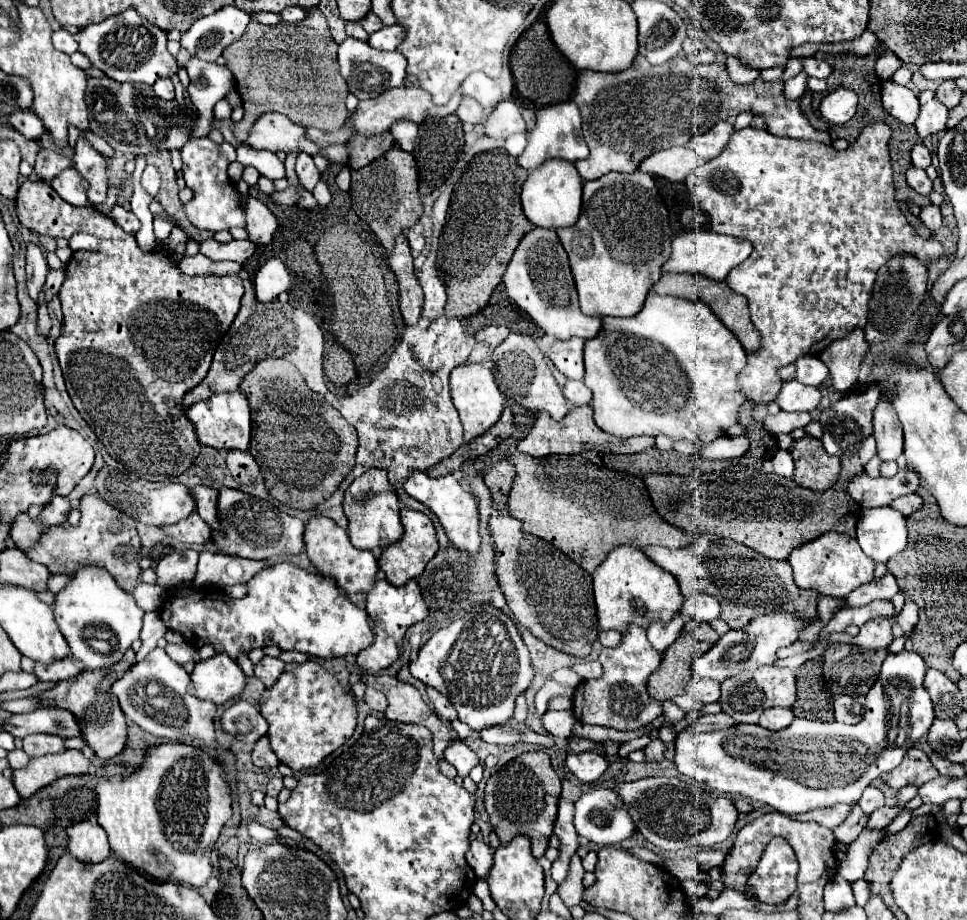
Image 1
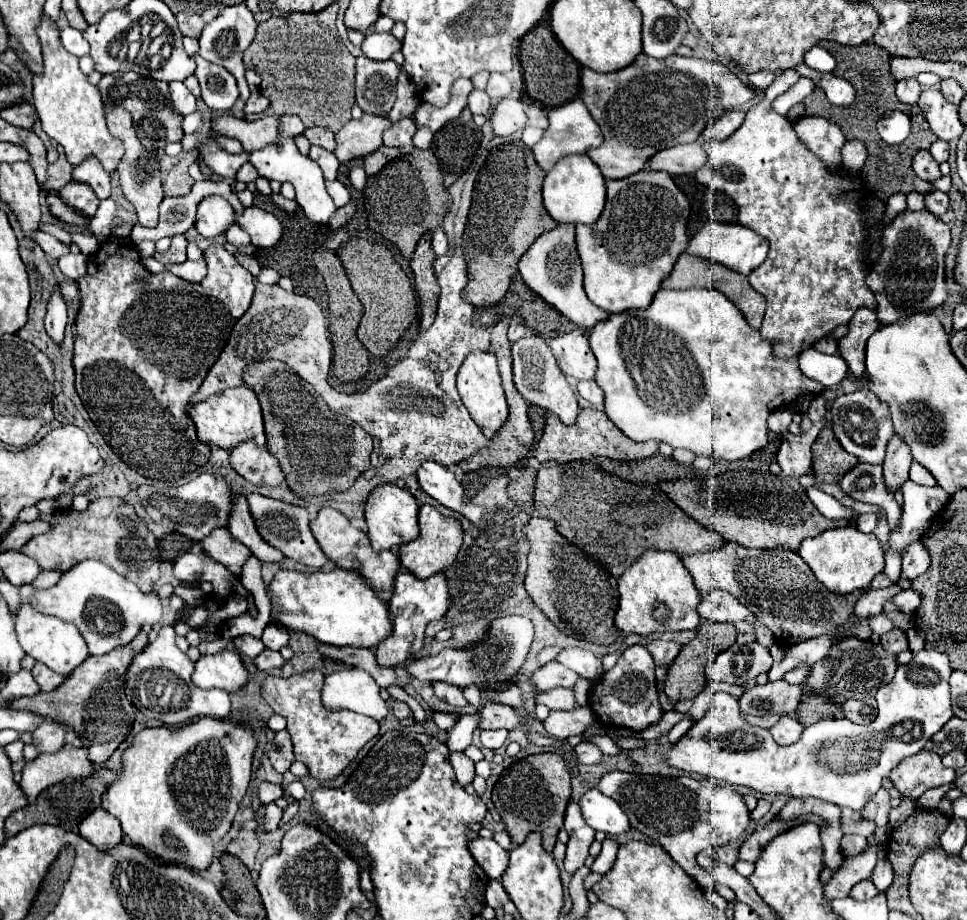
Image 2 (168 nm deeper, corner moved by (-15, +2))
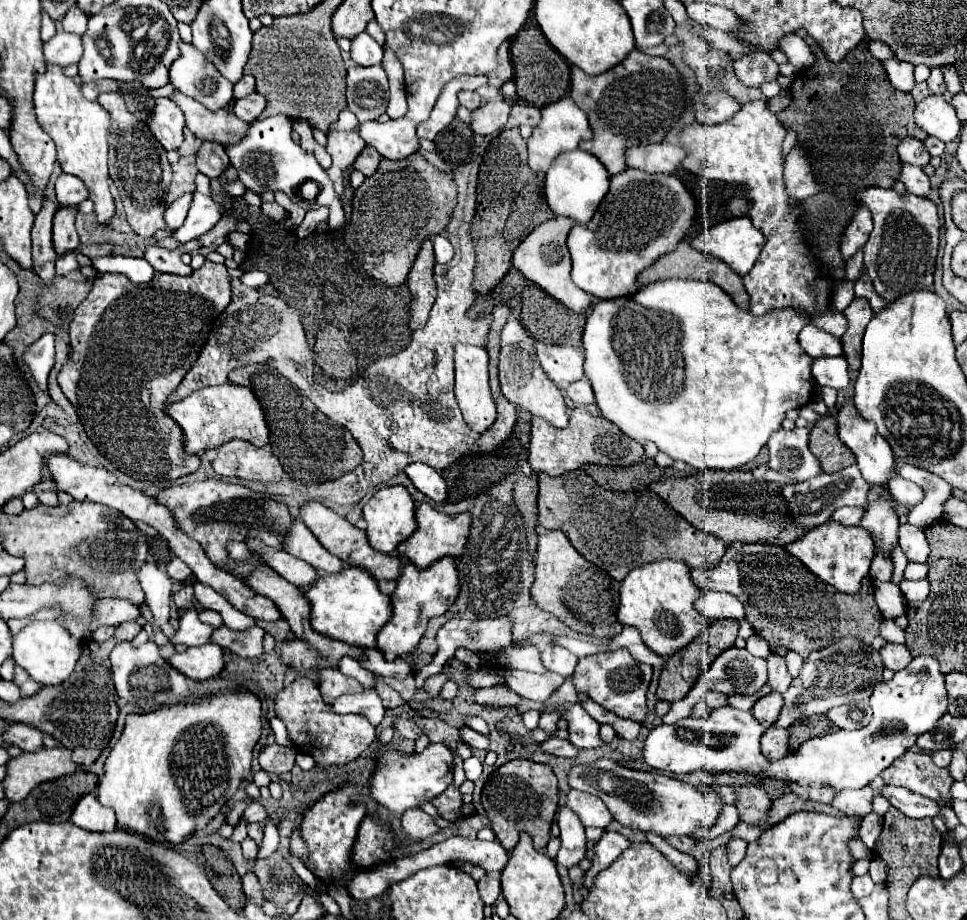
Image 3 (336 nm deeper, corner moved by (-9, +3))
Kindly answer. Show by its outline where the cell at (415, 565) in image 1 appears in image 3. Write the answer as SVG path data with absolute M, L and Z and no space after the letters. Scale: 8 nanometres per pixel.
M424 502L416 510L416 522L418 522L416 532L398 546L398 552L406 554L410 562L414 562L418 568L426 568L444 556L460 556L464 552L468 536L470 536L470 522L472 522L470 514L448 516L434 510L430 504Z

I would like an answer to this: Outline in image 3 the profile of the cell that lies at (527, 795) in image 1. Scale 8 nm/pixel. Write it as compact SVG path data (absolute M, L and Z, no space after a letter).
M510 760L486 780L482 790L482 806L496 834L496 840L512 850L518 844L518 834L528 832L534 840L536 850L544 850L550 840L550 824L558 808L556 776L550 766L536 764L530 760Z

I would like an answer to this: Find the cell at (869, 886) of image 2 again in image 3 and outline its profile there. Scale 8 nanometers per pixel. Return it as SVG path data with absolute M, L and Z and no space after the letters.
M862 876L862 878L854 878L852 882L852 892L856 898L864 898L864 896L870 896L874 890L874 882L870 876Z

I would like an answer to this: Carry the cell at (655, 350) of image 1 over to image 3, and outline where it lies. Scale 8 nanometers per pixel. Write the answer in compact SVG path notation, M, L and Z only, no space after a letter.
M658 280L652 284L642 286L636 294L626 298L610 298L600 300L584 326L584 372L588 374L598 408L602 410L602 416L608 418L612 424L616 424L626 436L634 438L636 442L654 442L658 450L668 454L672 460L682 460L688 466L694 466L698 470L734 470L748 462L752 462L758 452L766 446L770 434L782 428L782 422L786 418L786 412L792 408L802 408L810 402L810 396L814 392L814 380L810 374L810 356L800 348L798 334L800 330L810 322L806 314L798 314L796 310L770 310L770 314L754 316L750 310L742 310L734 300L714 282L702 282L702 280Z

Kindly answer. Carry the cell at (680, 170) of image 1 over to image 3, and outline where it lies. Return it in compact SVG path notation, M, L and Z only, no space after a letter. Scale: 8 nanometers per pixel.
M666 142L634 146L626 150L626 166L650 174L672 174L676 168L680 168L682 158L686 158L686 150L678 144Z

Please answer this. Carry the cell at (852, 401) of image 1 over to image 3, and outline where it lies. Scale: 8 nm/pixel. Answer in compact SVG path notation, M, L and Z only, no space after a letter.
M848 400L844 406L838 408L836 420L838 420L838 426L840 426L840 440L856 454L858 468L860 468L864 480L868 484L884 484L886 480L890 480L896 474L896 460L894 460L894 454L892 454L890 444L886 442L886 438L882 438L878 434L878 430L874 428L874 422L864 420L858 414L858 410L854 408L852 400Z

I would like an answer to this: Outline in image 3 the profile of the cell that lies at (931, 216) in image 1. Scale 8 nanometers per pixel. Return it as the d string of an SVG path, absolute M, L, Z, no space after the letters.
M902 164L902 180L906 190L916 194L916 196L928 196L930 194L930 180L918 166Z

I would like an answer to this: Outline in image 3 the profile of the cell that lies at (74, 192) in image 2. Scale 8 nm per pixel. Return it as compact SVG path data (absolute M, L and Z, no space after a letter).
M60 208L54 216L54 228L52 228L52 242L56 254L64 254L70 250L76 250L80 240L74 228L74 216L78 214L76 208Z

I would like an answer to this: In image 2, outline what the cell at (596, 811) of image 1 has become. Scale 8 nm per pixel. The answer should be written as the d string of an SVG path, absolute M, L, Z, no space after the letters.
M590 789L588 793L584 793L584 797L580 799L580 807L586 823L594 831L604 831L610 837L630 831L628 815L622 811L622 807L598 789Z

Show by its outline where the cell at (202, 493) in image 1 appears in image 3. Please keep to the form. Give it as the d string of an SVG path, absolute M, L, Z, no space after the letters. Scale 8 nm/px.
M250 540L248 546L250 546L252 552L258 552L270 568L274 568L280 576L284 576L288 582L292 582L300 588L312 586L312 582L318 578L318 572L308 562L294 558L288 552L274 550L274 548L262 544L260 540Z

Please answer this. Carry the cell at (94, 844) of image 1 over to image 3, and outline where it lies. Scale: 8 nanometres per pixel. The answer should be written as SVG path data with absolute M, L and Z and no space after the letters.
M84 794L78 800L72 812L72 822L92 832L112 832L116 828L114 810L102 806L94 794Z

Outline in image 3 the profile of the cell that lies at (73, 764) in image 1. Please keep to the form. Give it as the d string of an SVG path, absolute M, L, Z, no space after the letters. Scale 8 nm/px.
M64 746L38 752L24 752L8 760L2 788L10 802L20 802L30 794L34 786L46 780L68 776L74 770L76 764L70 758L70 750L66 750Z

